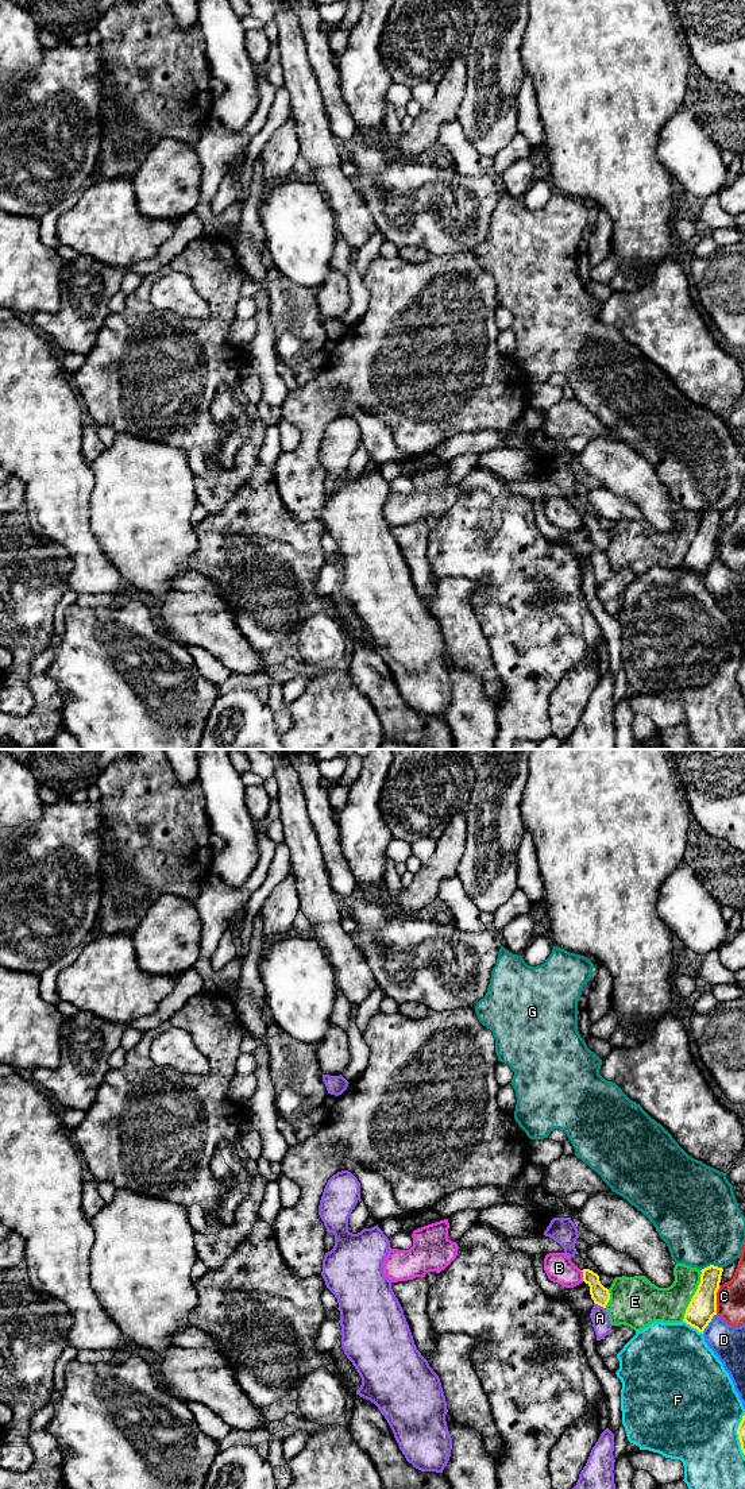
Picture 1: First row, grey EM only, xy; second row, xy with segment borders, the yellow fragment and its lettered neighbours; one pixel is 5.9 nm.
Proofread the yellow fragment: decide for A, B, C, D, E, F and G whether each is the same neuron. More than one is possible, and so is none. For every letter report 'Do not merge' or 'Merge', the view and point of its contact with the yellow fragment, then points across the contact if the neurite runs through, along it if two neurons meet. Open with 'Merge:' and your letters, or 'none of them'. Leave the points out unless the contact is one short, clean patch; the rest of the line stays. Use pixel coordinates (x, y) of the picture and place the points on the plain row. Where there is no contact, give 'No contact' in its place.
Merge: none of them
A: Do not merge. Touches yellow at xy (599, 548)
B: Do not merge. Touches yellow at xy (583, 520). Boundary: xy (581, 515), (583, 524)
C: Do not merge. Touches yellow at xy (715, 544)
D: Do not merge. Touches yellow at xy (709, 566)
E: Do not merge. Touches yellow at xy (693, 540)
F: Do not merge. Touches yellow at xy (693, 570)
G: Do not merge. Touches yellow at xy (711, 509)

